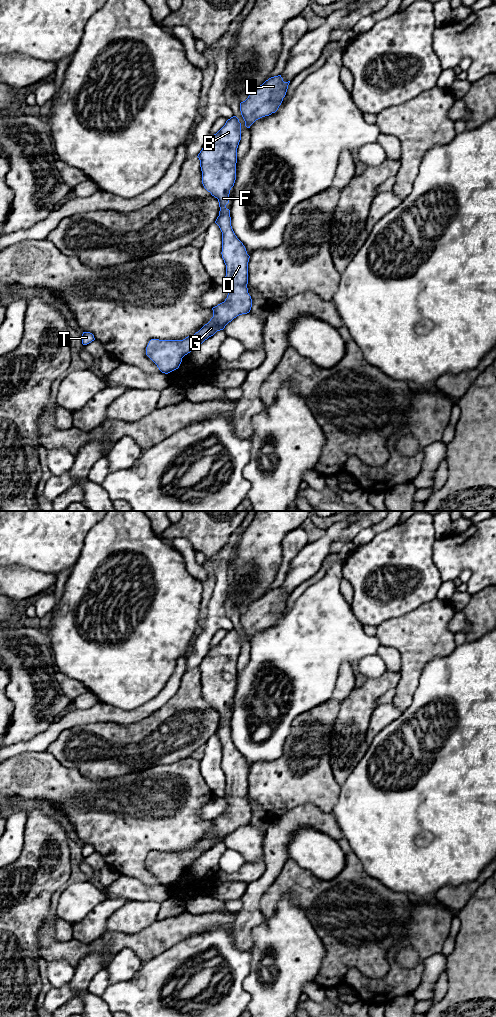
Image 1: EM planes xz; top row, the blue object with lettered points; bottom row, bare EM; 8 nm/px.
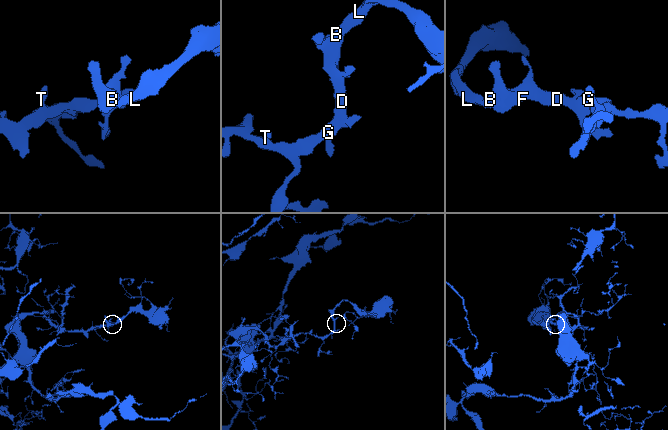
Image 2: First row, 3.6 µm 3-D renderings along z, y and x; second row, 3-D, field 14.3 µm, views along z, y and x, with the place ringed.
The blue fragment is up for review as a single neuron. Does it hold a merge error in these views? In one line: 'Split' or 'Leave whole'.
Leave whole

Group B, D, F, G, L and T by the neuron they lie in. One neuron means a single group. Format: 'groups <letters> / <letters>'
groups B D F G L T

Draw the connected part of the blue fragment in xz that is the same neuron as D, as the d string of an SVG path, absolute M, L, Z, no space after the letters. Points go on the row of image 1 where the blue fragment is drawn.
M233 116L216 134L209 136L197 156L202 171L202 184L219 202L220 211L215 223L222 232L221 254L226 265L224 285L228 295L224 302L212 308L213 317L194 335L183 340L149 341L146 355L165 374L178 369L185 355L217 331L223 330L237 316L249 313L252 307L247 288L250 256L234 233L230 210L226 208L230 200L230 190L236 180L237 148L240 140L241 123Z

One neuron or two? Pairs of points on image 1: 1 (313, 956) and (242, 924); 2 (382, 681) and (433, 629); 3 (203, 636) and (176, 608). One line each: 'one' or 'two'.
1: two
2: two
3: two

